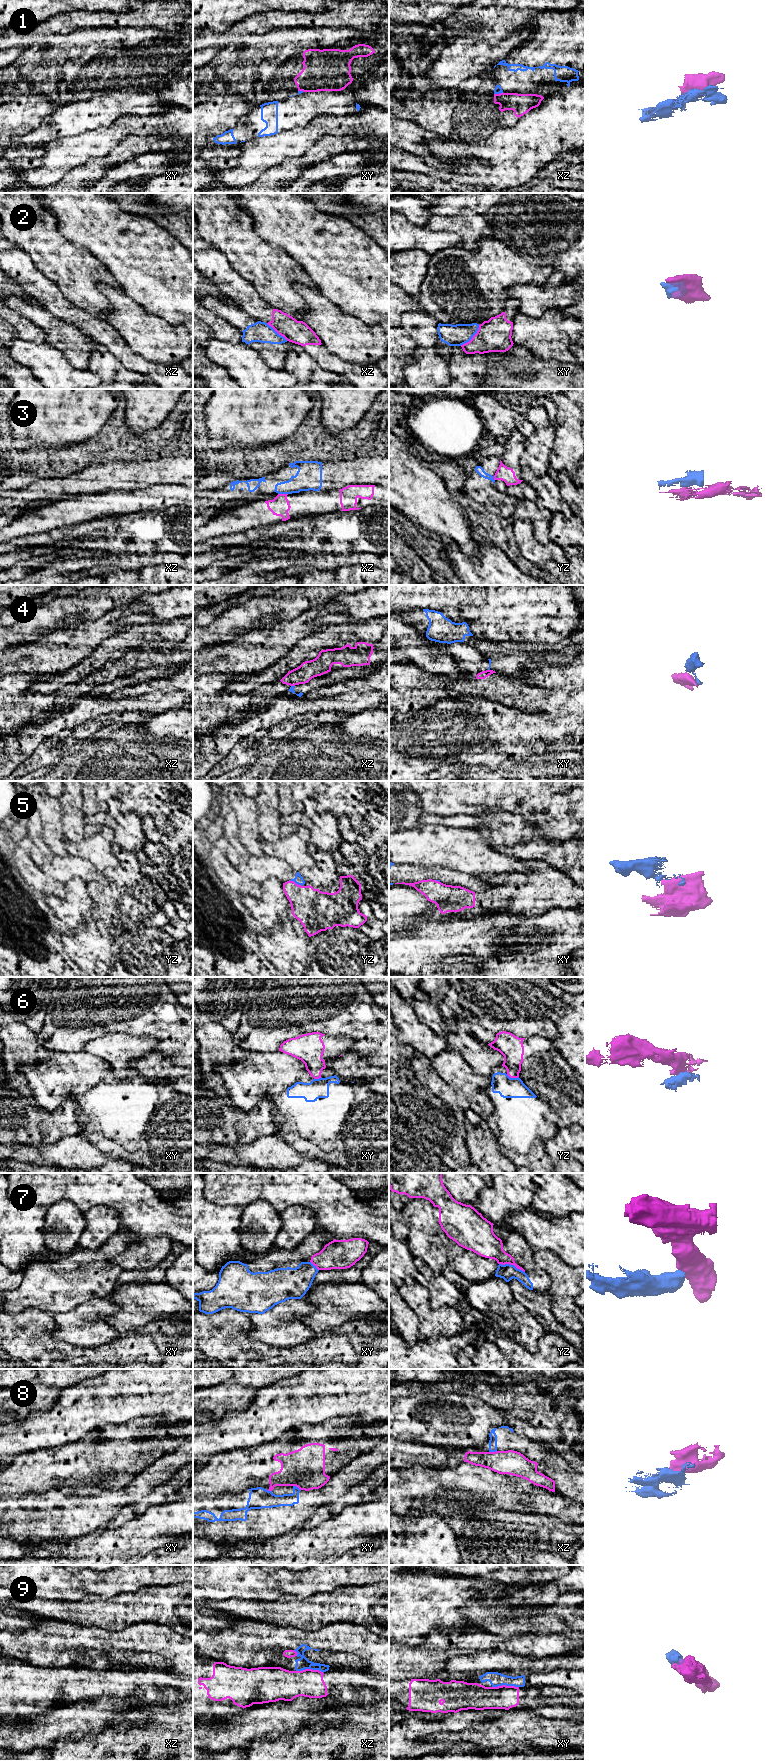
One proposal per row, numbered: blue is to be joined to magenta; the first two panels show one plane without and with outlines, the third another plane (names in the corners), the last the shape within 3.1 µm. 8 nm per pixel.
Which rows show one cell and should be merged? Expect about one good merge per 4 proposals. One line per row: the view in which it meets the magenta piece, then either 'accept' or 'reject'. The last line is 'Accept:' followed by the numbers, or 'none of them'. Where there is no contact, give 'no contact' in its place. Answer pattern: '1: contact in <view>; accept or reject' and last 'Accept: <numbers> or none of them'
1: contact in xz; reject
2: contact in xy; reject
3: contact in xz; reject
4: contact in xz; reject
5: contact in yz; reject
6: contact in yz; reject
7: contact in yz; reject
8: contact in xz; reject
9: contact in xz; reject
Accept: none of them

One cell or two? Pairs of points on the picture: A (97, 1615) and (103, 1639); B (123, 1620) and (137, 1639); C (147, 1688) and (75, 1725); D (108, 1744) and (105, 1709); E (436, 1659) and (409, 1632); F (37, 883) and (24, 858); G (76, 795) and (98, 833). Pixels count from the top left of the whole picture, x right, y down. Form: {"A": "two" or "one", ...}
{"A": "two", "B": "two", "C": "two", "D": "two", "E": "two", "F": "one", "G": "two"}

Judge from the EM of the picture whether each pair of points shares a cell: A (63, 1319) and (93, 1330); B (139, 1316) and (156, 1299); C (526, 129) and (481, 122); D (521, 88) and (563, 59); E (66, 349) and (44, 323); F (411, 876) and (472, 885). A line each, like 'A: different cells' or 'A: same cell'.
A: same cell
B: same cell
C: different cells
D: same cell
E: same cell
F: same cell

